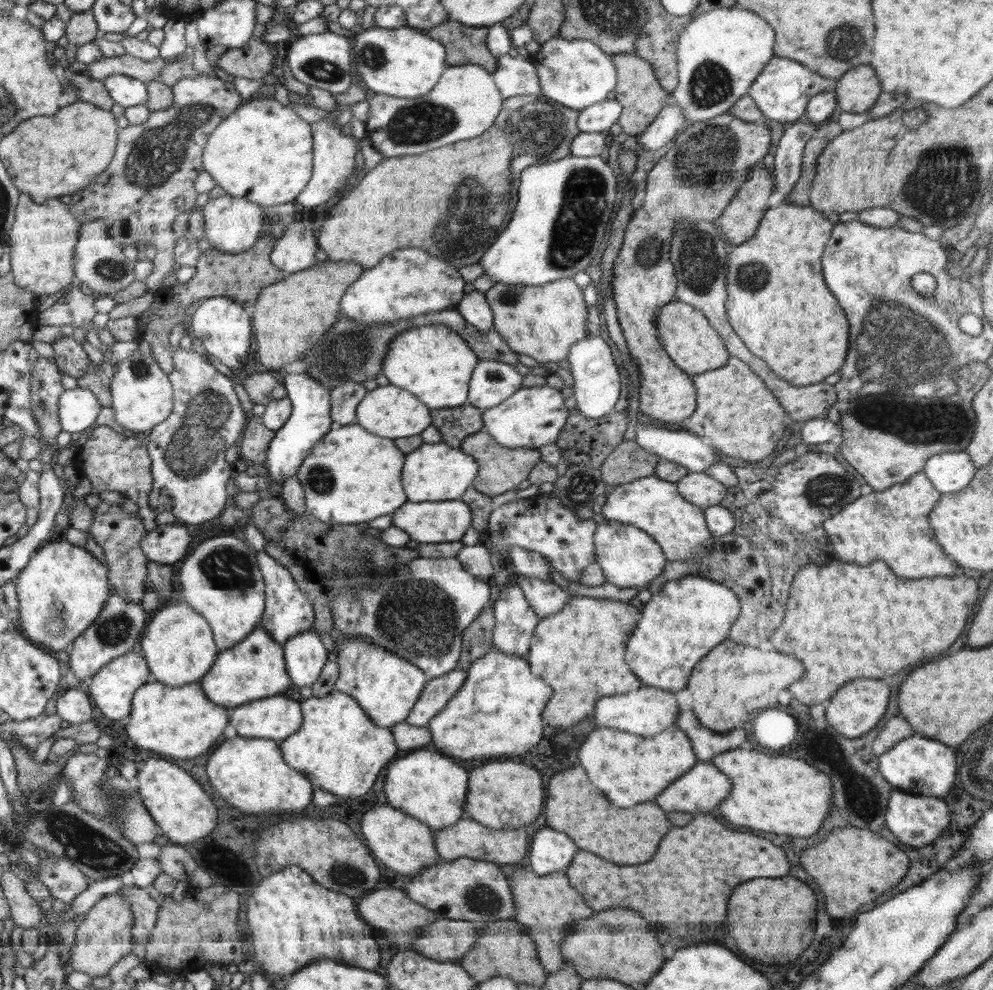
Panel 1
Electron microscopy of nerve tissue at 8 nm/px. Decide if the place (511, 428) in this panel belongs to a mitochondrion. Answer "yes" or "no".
no

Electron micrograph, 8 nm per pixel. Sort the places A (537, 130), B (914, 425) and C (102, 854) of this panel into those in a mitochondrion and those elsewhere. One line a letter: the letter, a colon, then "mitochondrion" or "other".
A: mitochondrion
B: mitochondrion
C: mitochondrion

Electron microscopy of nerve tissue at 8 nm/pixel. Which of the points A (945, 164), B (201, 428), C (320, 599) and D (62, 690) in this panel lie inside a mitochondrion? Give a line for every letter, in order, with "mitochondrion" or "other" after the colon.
A: mitochondrion
B: mitochondrion
C: other
D: other

